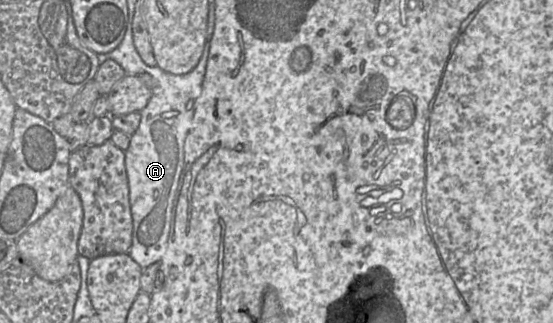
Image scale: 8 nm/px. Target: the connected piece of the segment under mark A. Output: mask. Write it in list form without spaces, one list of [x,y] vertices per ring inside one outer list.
[[[132,19],[127,21],[126,32],[120,45],[109,53],[97,56],[100,64],[109,59],[116,61],[126,75],[148,73],[156,80],[151,98],[140,112],[140,124],[130,136],[130,144],[125,151],[133,223],[132,243],[128,255],[143,269],[160,262],[167,247],[172,203],[184,164],[184,144],[202,92],[210,45],[204,46],[198,64],[189,73],[170,74],[158,66],[150,67],[143,62],[134,46]]]

